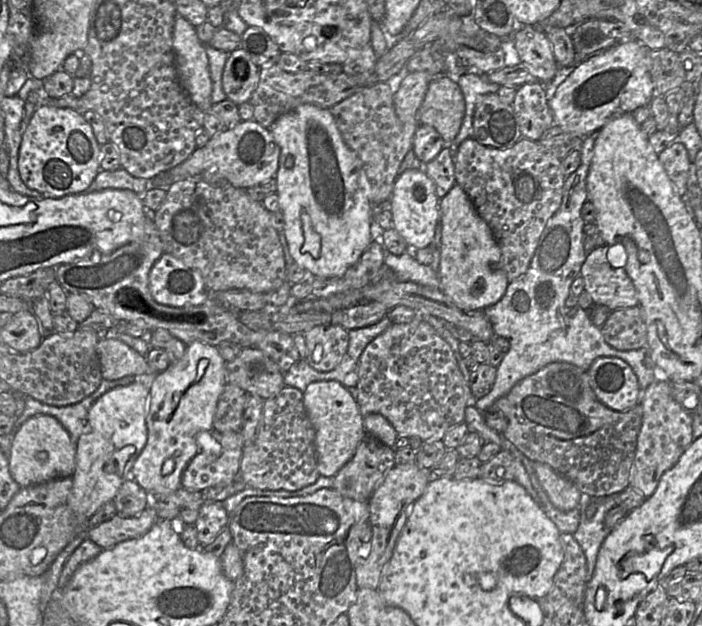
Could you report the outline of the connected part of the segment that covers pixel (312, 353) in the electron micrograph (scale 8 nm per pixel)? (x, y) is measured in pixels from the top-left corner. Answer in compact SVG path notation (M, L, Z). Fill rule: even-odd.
M336 324L318 325L303 333L309 365L317 371L328 372L343 360L349 344L348 331Z

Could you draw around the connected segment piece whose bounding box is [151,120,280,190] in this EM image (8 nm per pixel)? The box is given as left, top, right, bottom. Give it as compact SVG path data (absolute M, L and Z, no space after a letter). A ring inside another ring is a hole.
M254 120L240 121L235 126L224 129L210 138L203 147L195 151L182 163L154 177L159 185L151 187L167 188L176 181L198 176L204 171L216 171L235 188L248 189L260 186L275 177L279 167L280 148L270 130Z

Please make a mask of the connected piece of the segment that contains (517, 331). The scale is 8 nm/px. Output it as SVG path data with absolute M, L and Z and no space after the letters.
M595 131L583 138L580 147L581 164L565 178L561 205L548 220L527 271L508 283L505 294L497 303L483 309L495 336L506 338L510 347L496 369L491 390L476 401L475 407L481 412L486 412L517 382L552 362L567 362L588 371L599 357L618 357L631 366L641 391L659 377L657 370L645 365L648 346L627 351L614 349L604 340L601 329L591 322L586 309L578 304L569 308L566 306L566 300L571 294L570 286L580 274L588 255L583 247L585 222L581 211L588 199L587 177L598 134L599 131Z

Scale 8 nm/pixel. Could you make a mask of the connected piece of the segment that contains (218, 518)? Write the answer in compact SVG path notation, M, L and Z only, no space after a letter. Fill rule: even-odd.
M205 502L198 511L194 524L197 539L201 546L207 546L223 528L228 526L230 514L223 507L222 502Z

